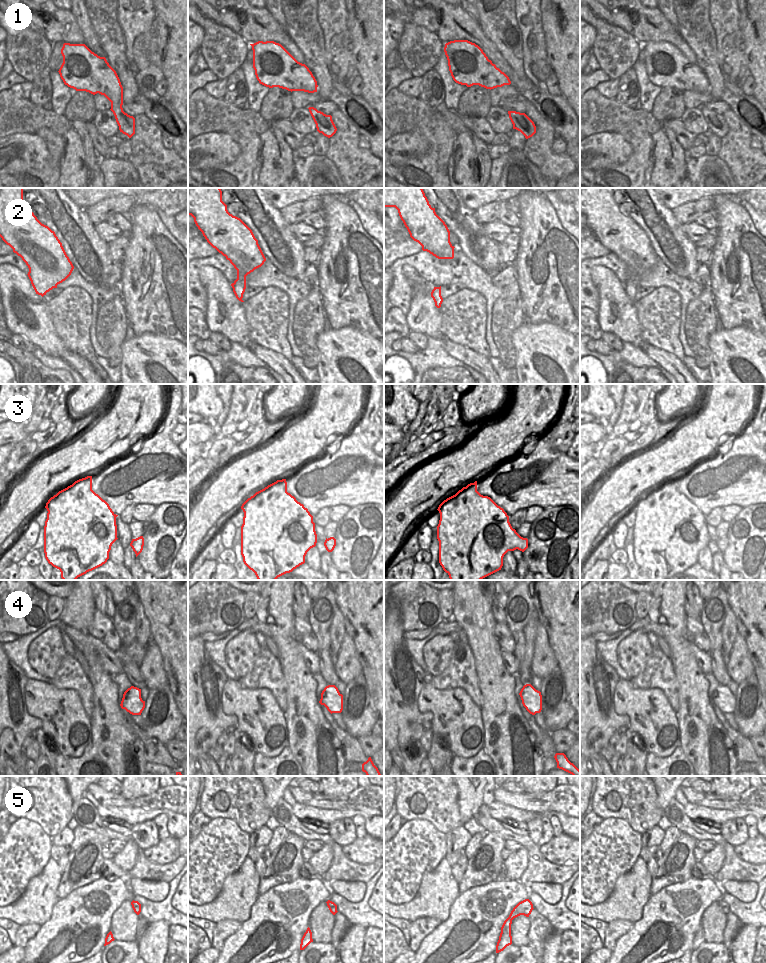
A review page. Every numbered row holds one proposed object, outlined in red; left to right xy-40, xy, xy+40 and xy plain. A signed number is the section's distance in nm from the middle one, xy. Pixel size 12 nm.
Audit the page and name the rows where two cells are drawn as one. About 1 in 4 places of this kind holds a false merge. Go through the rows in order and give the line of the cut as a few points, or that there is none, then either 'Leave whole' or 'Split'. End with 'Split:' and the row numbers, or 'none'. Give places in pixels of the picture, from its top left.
1: No split. Leave whole
2: No split. Leave whole
3: No split. Leave whole
4: No split. Leave whole
5: No split. Leave whole
Split: none

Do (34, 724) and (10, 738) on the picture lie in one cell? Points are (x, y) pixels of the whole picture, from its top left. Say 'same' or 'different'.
same

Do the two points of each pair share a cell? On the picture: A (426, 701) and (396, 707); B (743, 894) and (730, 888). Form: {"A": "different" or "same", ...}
{"A": "different", "B": "same"}

